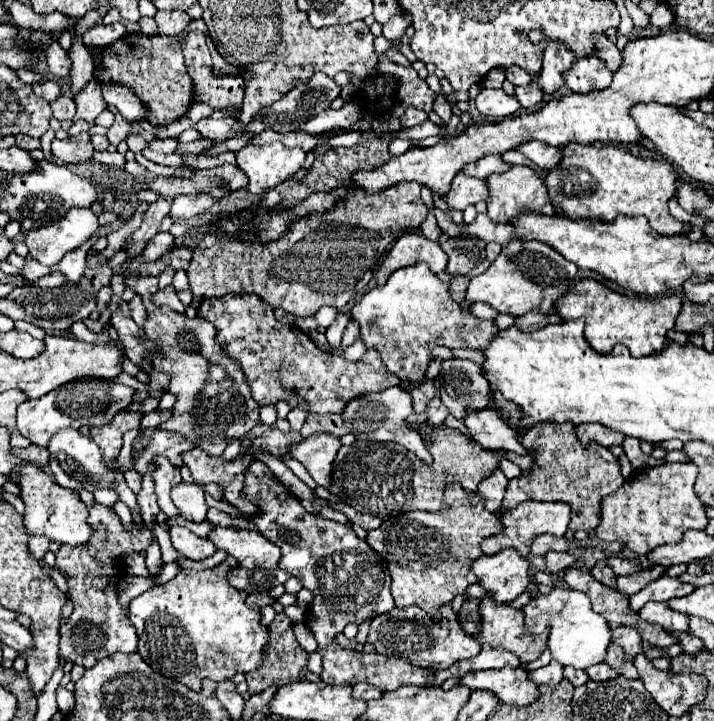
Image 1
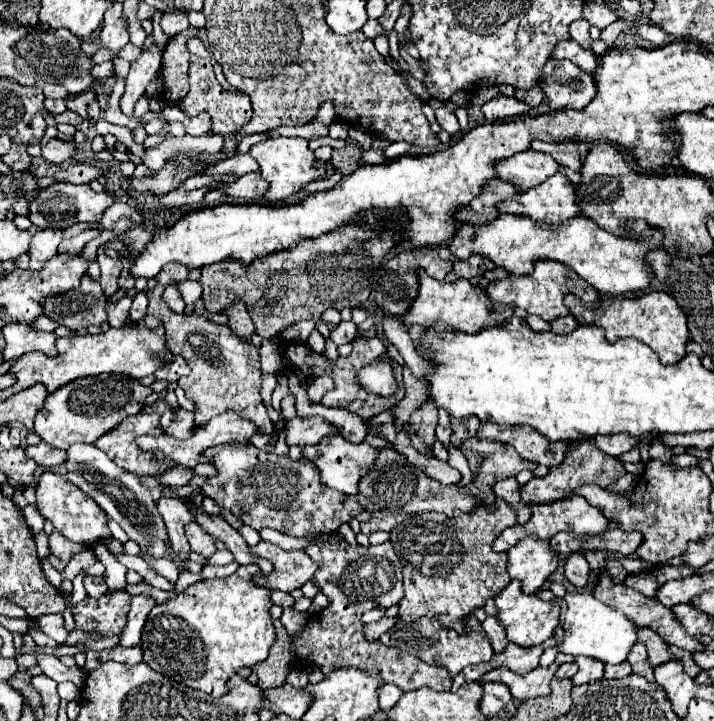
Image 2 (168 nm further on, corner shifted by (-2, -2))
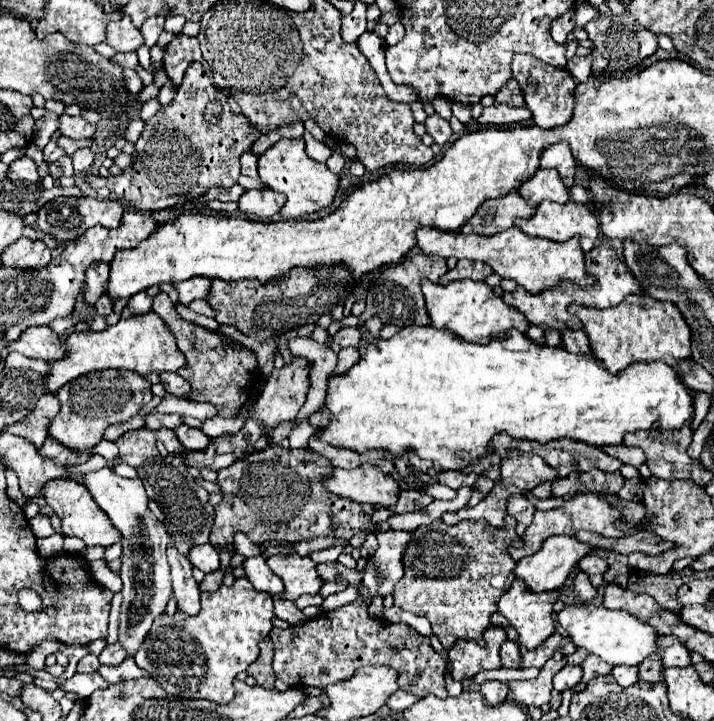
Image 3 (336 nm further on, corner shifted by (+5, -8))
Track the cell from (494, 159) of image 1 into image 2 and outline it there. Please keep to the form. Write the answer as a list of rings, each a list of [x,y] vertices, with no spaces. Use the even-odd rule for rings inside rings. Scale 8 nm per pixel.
[[[534,149],[516,153],[514,157],[508,157],[508,159],[500,161],[500,165],[496,165],[500,179],[510,181],[520,191],[540,185],[542,181],[546,181],[548,177],[558,173],[558,169],[560,169],[560,165],[552,157],[548,157],[546,153],[534,151]]]

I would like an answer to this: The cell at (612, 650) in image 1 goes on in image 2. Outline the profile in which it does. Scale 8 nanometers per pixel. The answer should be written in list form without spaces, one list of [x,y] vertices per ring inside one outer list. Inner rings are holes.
[[[636,643],[632,647],[632,653],[628,655],[628,663],[632,665],[632,671],[648,681],[654,681],[654,667],[648,663],[648,651],[644,643]]]

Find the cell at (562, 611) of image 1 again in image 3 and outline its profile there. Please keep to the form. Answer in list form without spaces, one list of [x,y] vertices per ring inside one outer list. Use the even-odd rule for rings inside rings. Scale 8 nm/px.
[[[593,603],[565,605],[557,613],[557,621],[569,633],[575,647],[581,647],[591,655],[601,657],[609,665],[639,665],[647,655],[657,651],[657,631],[625,611],[595,607]]]

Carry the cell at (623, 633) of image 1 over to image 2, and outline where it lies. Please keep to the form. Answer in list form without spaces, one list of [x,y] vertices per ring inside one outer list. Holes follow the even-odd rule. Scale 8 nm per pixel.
[[[644,627],[644,629],[638,629],[638,641],[648,647],[650,663],[652,663],[654,667],[676,659],[676,657],[672,655],[672,651],[668,649],[668,643],[666,643],[656,631],[652,631],[652,629],[646,629],[646,627]]]

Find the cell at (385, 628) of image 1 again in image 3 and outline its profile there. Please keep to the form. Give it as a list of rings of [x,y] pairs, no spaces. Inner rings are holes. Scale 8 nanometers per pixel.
[[[489,627],[483,633],[485,647],[479,647],[475,641],[457,639],[451,649],[447,649],[447,657],[451,661],[451,677],[455,681],[465,681],[475,677],[485,669],[499,669],[499,647],[507,639],[501,627]]]

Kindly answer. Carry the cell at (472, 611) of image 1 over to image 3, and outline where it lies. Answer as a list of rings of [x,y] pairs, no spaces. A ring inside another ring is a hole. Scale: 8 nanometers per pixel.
[[[505,641],[503,645],[501,645],[501,651],[499,651],[499,655],[501,655],[501,663],[503,663],[503,667],[519,667],[519,645],[515,643],[515,641]]]

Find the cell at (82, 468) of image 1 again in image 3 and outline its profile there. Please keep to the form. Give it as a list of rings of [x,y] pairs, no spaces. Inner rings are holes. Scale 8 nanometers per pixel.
[[[103,467],[99,471],[89,471],[83,475],[83,485],[89,489],[95,503],[107,513],[113,527],[121,533],[121,579],[123,579],[123,605],[121,605],[121,625],[119,625],[119,641],[129,651],[129,655],[135,655],[139,645],[143,643],[145,635],[149,633],[153,619],[165,611],[167,599],[173,593],[171,591],[171,575],[169,575],[169,563],[165,557],[165,547],[169,543],[169,535],[163,527],[163,523],[151,513],[147,507],[149,497],[145,493],[145,487],[139,477],[127,479],[119,477],[109,467]]]

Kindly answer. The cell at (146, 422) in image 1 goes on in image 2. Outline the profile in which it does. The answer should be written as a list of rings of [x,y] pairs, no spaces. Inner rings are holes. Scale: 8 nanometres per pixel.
[[[172,409],[166,411],[160,419],[160,423],[164,425],[164,433],[176,437],[176,439],[188,439],[194,435],[196,423],[194,423],[194,415],[186,409]]]

